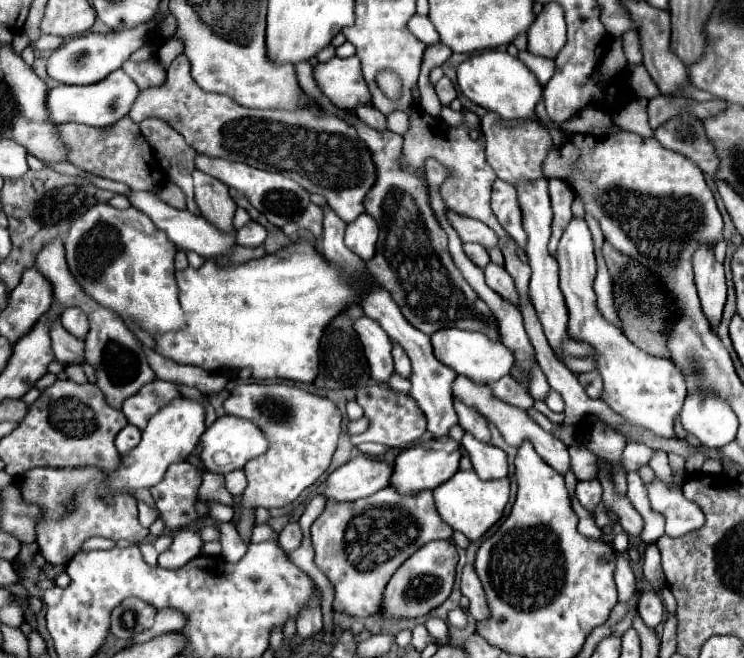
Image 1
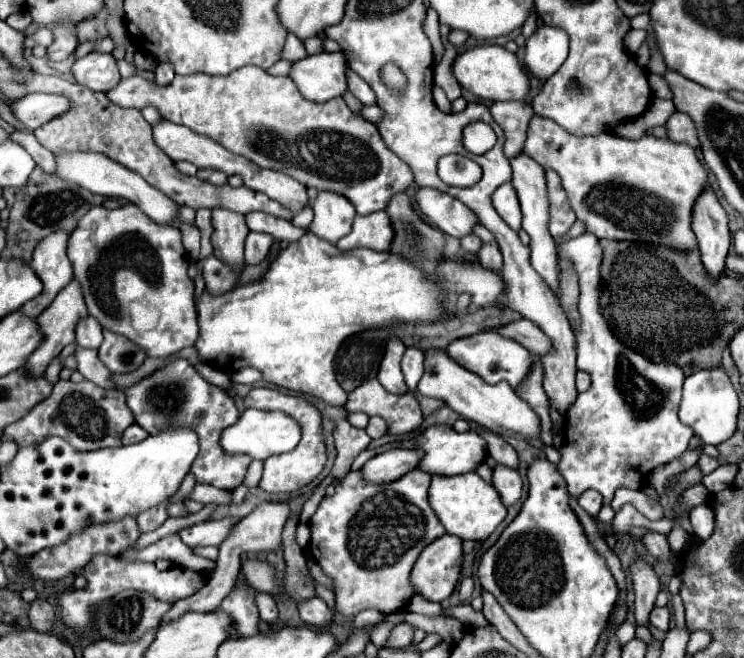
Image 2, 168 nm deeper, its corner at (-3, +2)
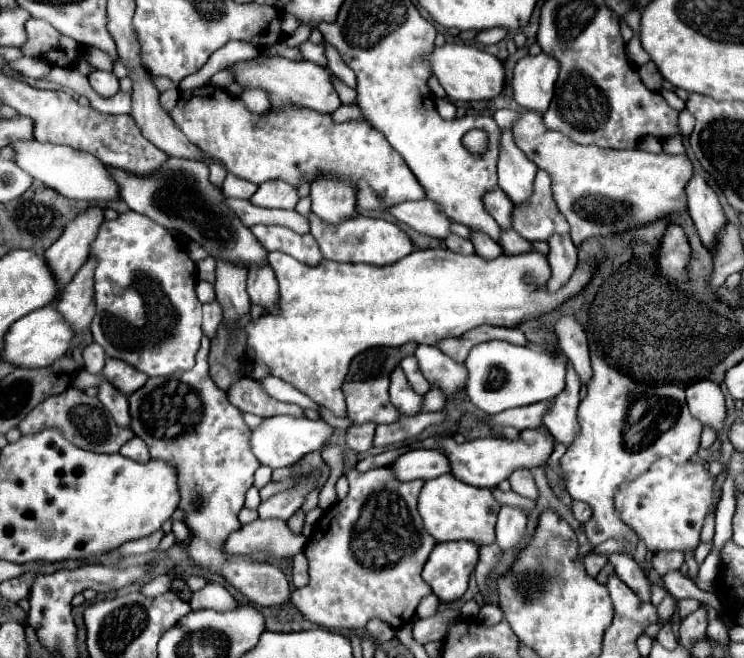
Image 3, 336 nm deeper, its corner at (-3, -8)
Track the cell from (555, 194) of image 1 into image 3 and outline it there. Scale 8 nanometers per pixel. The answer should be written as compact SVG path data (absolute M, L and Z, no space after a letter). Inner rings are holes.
M537 171L533 197L525 207L513 209L513 229L527 241L547 241L551 235L569 235L569 223L557 211L549 173ZM525 223L531 233L525 233Z

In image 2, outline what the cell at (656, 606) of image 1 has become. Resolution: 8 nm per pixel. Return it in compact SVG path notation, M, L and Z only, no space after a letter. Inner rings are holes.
M655 607L655 609L651 611L649 621L651 621L651 625L657 627L659 631L667 633L667 631L669 631L669 609L667 609L667 607Z

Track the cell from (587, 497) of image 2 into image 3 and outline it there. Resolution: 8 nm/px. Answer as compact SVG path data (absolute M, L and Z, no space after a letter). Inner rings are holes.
M575 501L575 503L573 503L573 515L575 515L575 519L577 519L579 523L587 523L587 521L589 521L589 515L593 515L593 511L589 511L589 505Z

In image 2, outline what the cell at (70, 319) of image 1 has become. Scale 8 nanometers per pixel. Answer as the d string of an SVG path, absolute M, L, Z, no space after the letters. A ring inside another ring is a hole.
M85 317L85 321L81 321L81 325L77 325L77 343L85 349L99 349L101 341L103 341L103 333L101 333L101 325L97 325L97 321L93 321L93 317Z

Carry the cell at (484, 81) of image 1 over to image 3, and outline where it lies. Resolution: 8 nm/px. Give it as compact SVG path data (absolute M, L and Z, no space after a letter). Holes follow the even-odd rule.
M445 43L443 47L435 47L433 55L427 57L429 65L433 69L433 75L443 85L447 97L451 101L487 101L495 99L503 93L505 87L505 67L503 63L473 47L473 45L457 45L457 43Z

